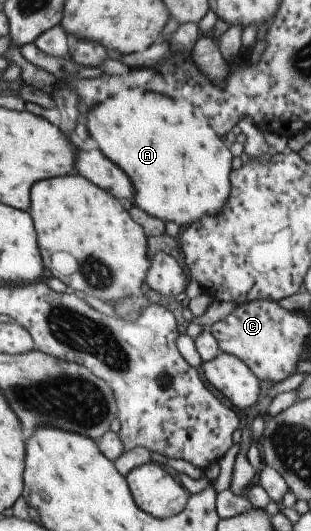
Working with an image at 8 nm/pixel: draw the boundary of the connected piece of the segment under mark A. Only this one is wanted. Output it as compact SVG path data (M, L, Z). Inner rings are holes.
M139 88L111 94L111 97L103 99L99 105L87 109L84 118L89 119L86 130L97 143L98 150L131 179L135 189L135 205L163 221L187 225L205 215L215 215L223 207L230 192L232 156L228 144L215 135L205 121L197 121L191 119L191 115L181 113L183 111L177 107L177 103L167 95Z

